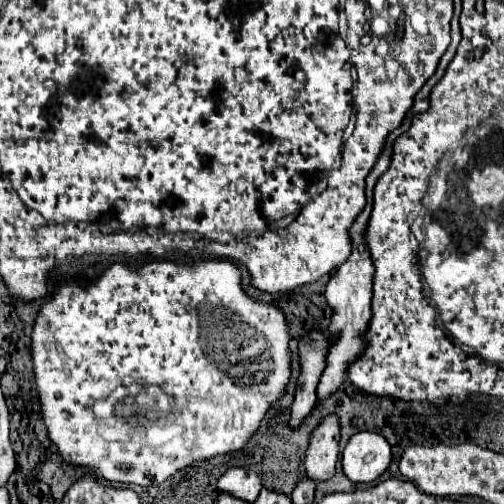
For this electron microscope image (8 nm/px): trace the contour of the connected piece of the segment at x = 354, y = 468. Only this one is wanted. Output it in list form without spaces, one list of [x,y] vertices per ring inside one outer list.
[[[354,433],[342,451],[342,471],[352,483],[370,483],[382,475],[388,465],[390,445],[378,433]]]

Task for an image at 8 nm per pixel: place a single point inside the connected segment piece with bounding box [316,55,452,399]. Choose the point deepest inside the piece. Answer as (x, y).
(349, 292)

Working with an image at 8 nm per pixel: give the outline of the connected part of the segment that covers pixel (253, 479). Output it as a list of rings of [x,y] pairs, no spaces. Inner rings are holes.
[[[230,467],[220,479],[218,479],[218,489],[228,491],[234,497],[244,497],[244,501],[254,503],[262,483],[256,471],[246,469],[246,467]]]

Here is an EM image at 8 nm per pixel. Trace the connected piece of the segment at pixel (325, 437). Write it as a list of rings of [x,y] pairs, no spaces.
[[[330,413],[322,417],[320,425],[310,433],[310,443],[306,451],[306,473],[314,481],[324,481],[334,475],[338,459],[340,441],[340,419]]]

